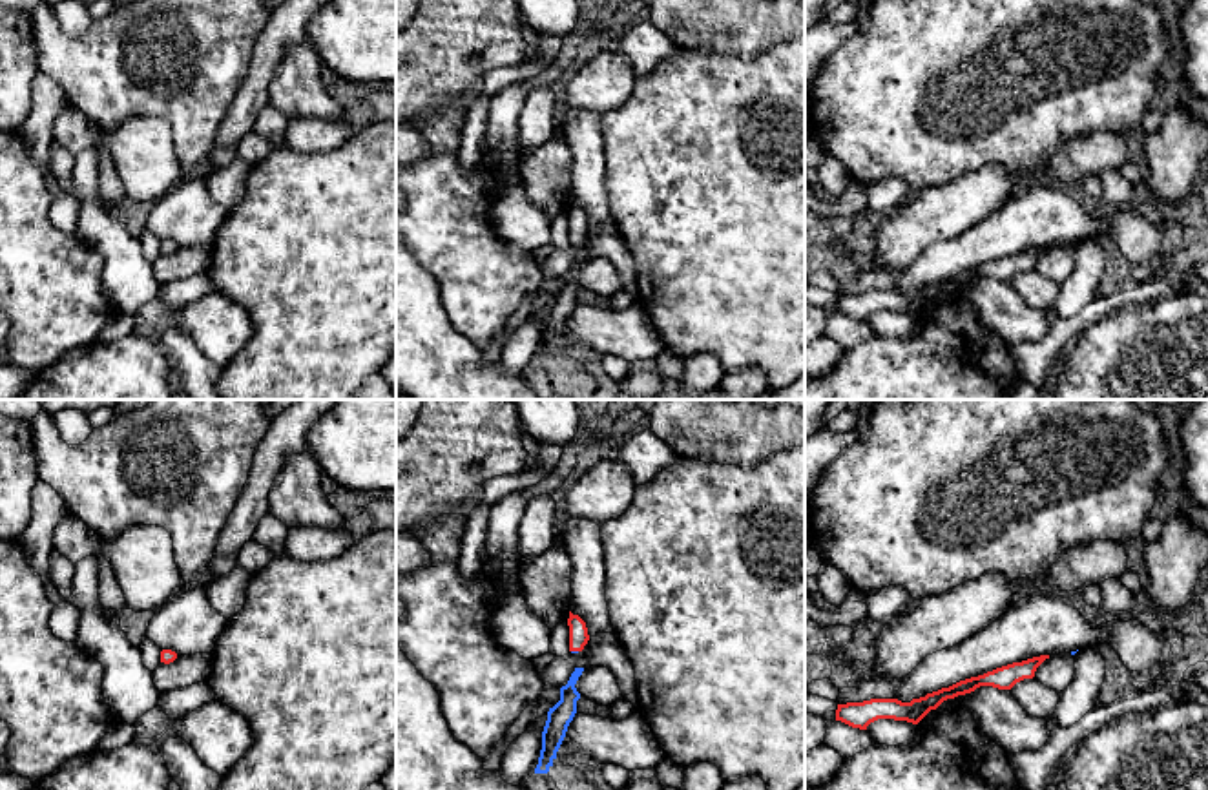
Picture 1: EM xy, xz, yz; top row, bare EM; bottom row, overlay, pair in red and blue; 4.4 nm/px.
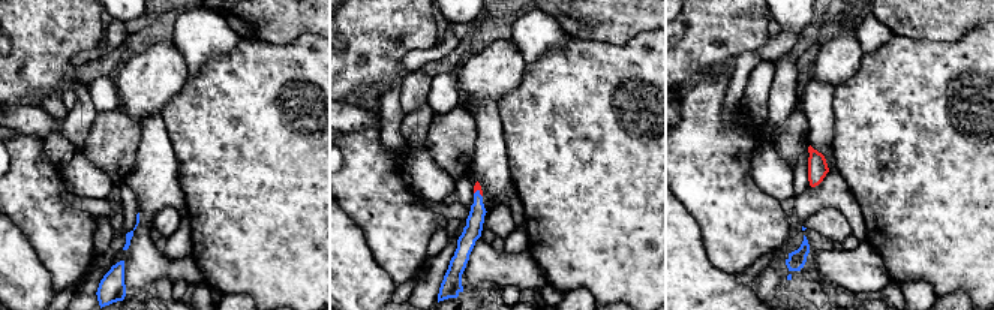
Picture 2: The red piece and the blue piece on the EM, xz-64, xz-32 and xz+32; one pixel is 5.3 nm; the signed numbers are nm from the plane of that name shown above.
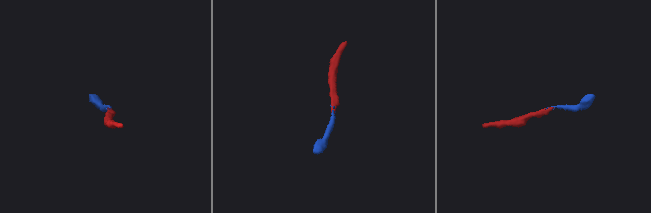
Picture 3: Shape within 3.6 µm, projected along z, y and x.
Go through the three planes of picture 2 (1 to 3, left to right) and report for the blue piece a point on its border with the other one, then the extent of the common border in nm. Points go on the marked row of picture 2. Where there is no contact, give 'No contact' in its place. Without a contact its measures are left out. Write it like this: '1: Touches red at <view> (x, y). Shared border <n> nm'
1: No contact
2: Touches red at xz-32 (480, 193). Shared border 50 nm
3: No contact

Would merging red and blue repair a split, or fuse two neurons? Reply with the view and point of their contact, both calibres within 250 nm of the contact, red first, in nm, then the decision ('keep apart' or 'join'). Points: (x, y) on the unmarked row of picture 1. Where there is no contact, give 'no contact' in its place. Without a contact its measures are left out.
contact xz (575, 241); calibres 90 and 20 nm; join

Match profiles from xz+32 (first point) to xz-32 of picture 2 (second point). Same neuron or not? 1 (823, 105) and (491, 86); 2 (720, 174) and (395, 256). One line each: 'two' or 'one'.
1: two
2: one

